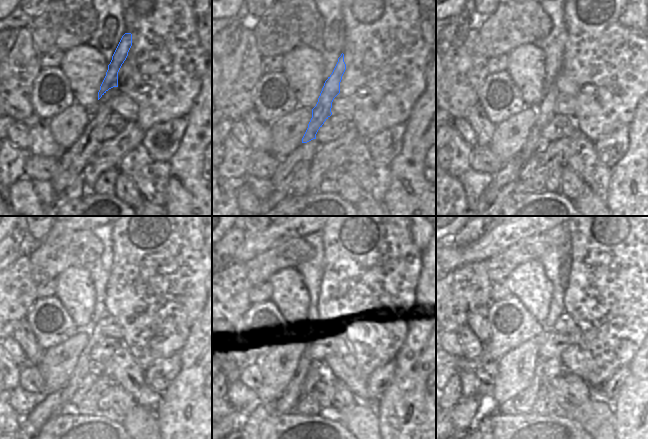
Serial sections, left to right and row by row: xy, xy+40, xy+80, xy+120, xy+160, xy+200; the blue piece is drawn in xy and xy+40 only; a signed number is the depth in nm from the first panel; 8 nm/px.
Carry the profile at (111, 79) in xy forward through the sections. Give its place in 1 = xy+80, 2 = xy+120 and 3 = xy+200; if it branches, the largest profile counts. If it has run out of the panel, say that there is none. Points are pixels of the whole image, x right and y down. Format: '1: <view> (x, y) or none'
1: xy+80 (545, 110)
2: xy+120 (84, 365)
3: xy+200 (512, 403)

